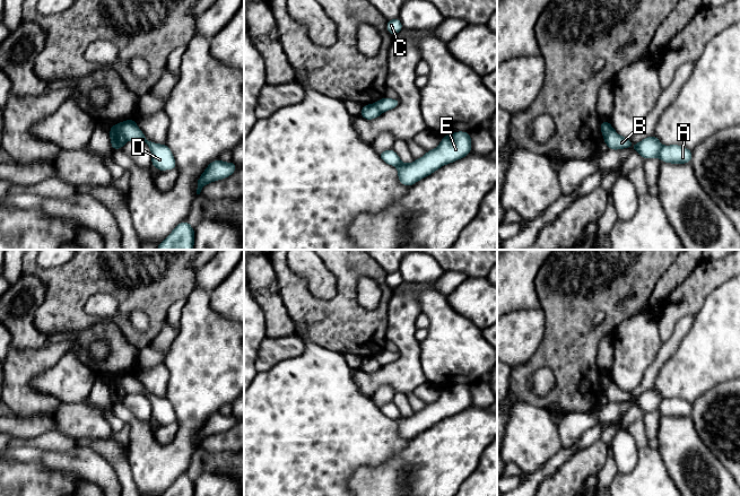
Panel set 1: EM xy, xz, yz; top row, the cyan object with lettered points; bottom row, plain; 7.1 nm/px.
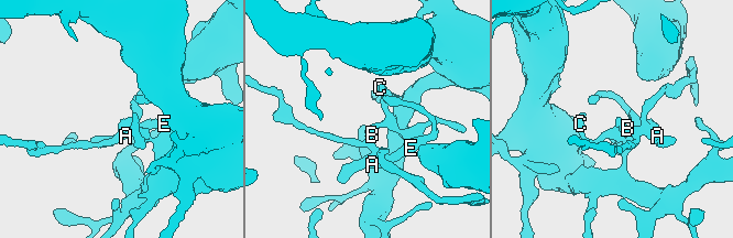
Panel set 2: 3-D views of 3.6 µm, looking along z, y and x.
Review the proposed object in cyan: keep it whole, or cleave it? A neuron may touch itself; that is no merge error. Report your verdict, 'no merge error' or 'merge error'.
merge error

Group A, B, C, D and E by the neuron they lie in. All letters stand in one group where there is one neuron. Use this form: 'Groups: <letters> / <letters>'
Groups: A C D E / B

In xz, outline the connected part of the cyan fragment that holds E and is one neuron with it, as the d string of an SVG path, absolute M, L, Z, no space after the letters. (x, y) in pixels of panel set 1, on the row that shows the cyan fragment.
M456 131L445 134L441 143L435 149L426 151L421 158L397 166L399 182L411 186L442 166L468 156L471 154L471 148L470 132Z

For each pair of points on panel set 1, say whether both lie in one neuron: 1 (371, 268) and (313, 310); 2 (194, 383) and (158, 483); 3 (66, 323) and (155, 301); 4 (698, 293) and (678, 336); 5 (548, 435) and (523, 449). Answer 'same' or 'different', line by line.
1: same
2: same
3: same
4: different
5: same

